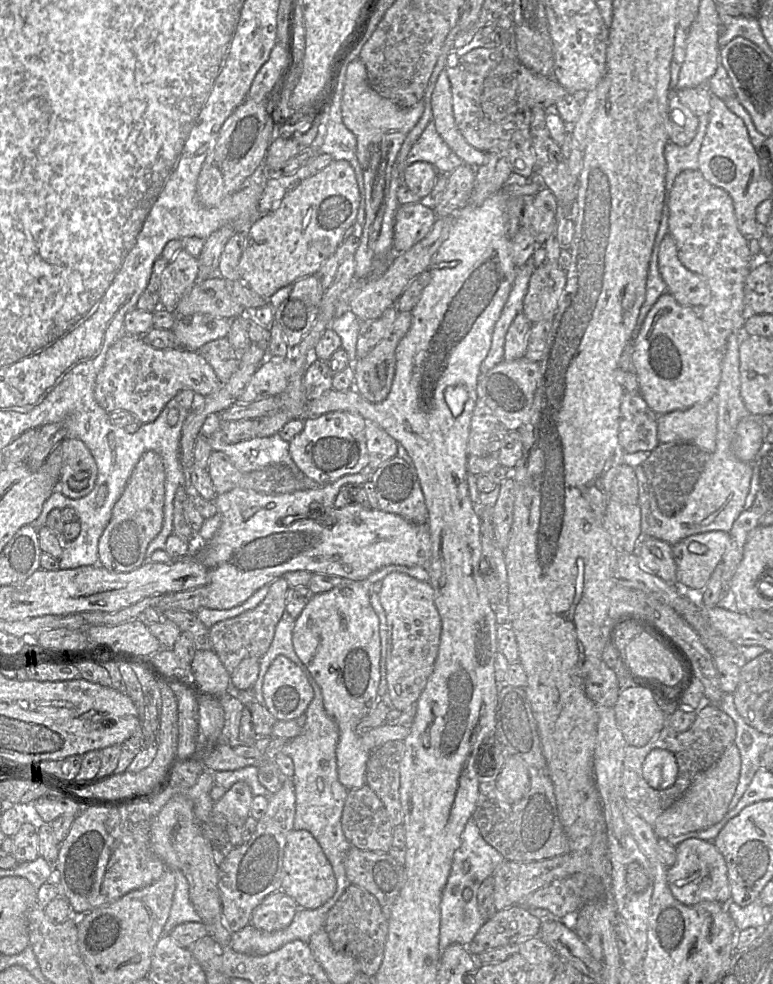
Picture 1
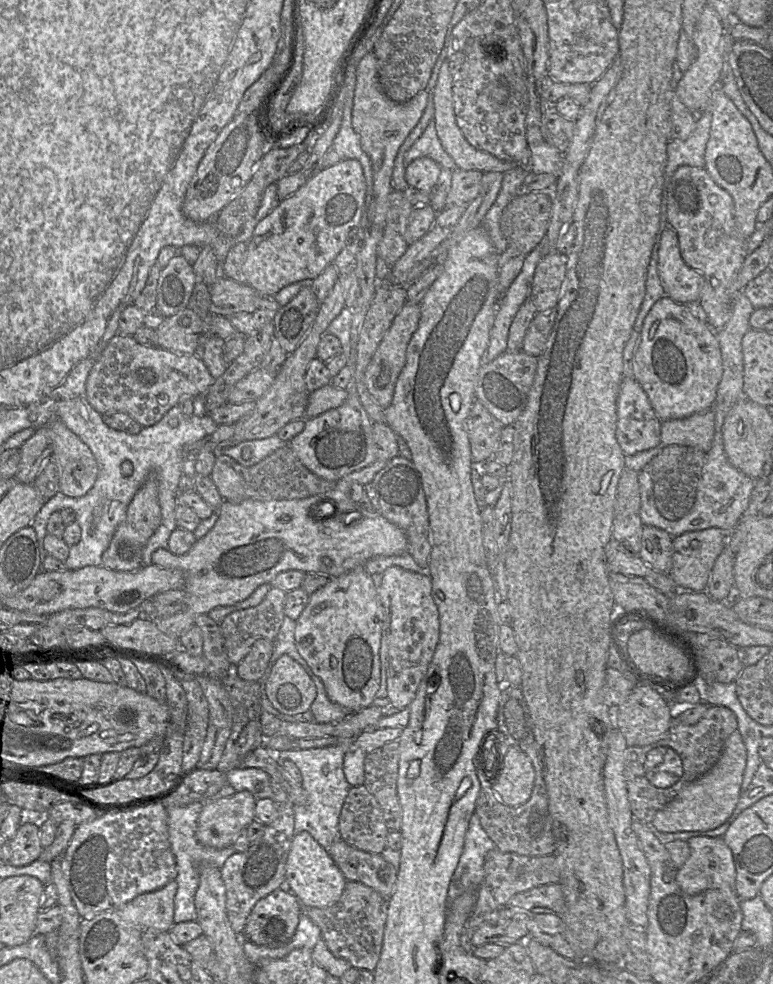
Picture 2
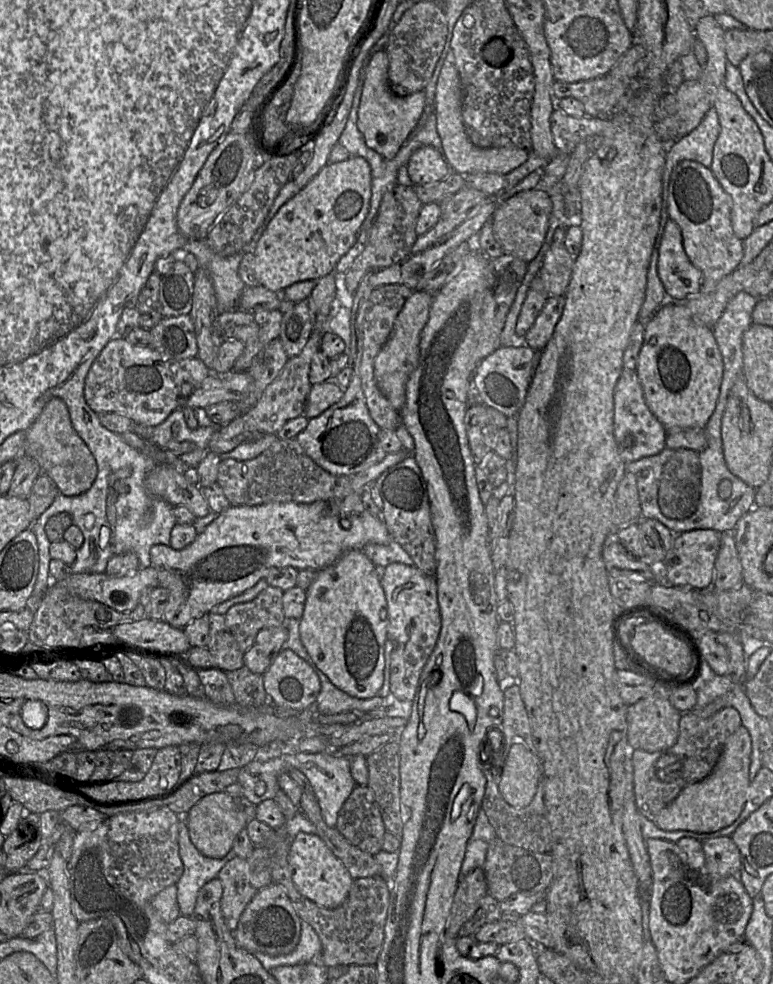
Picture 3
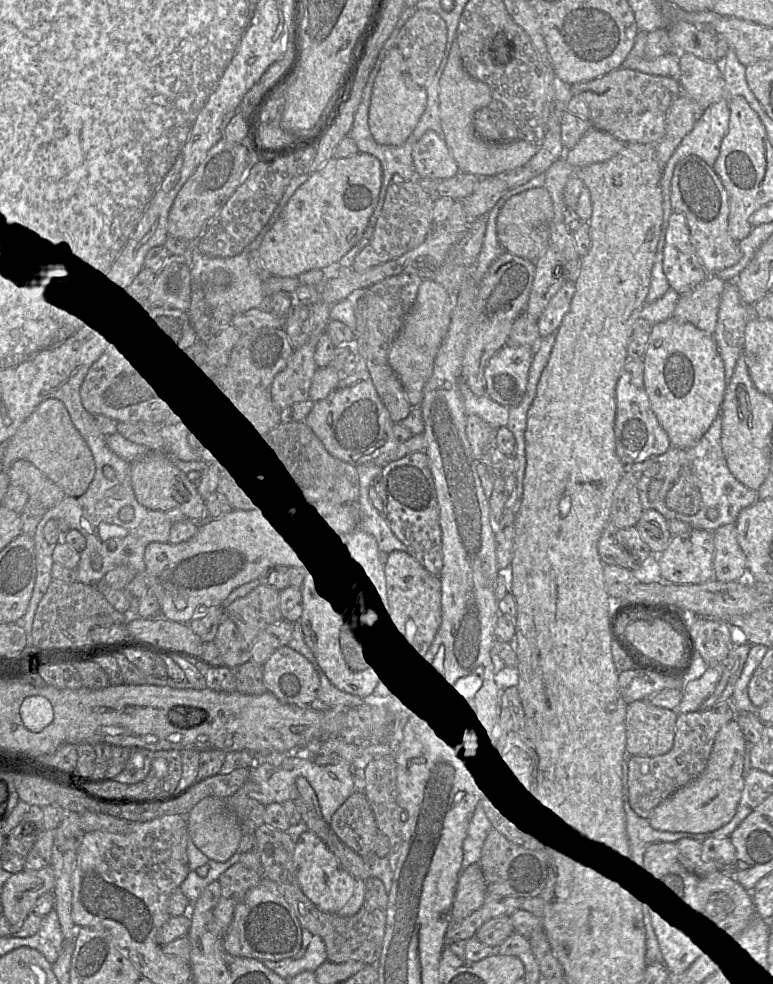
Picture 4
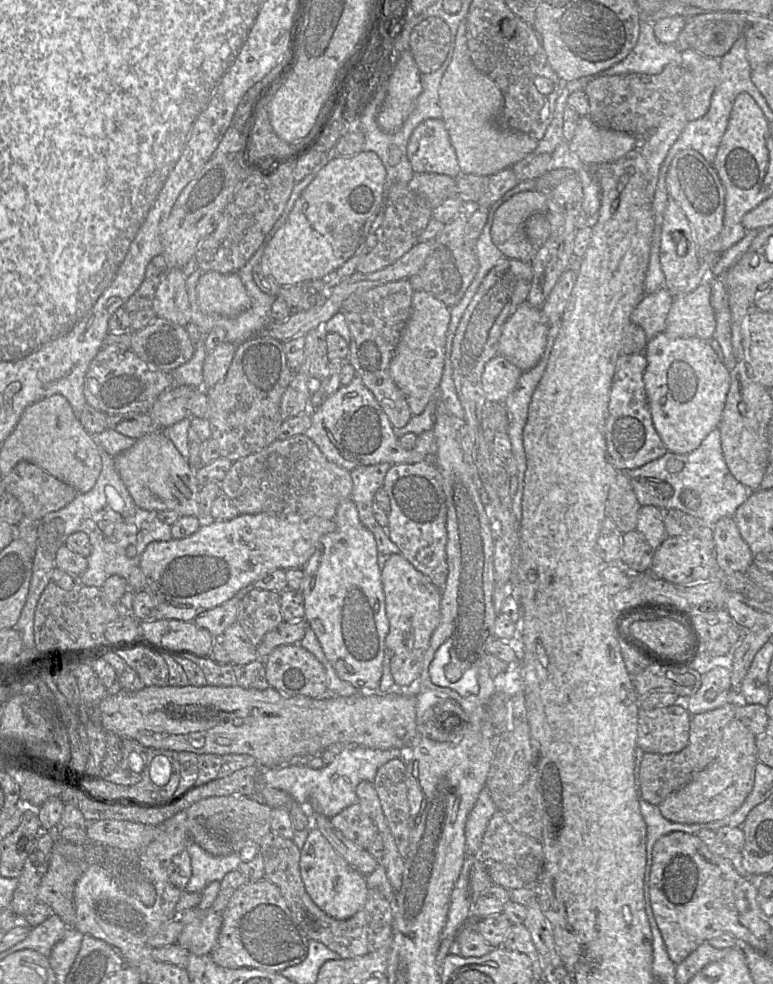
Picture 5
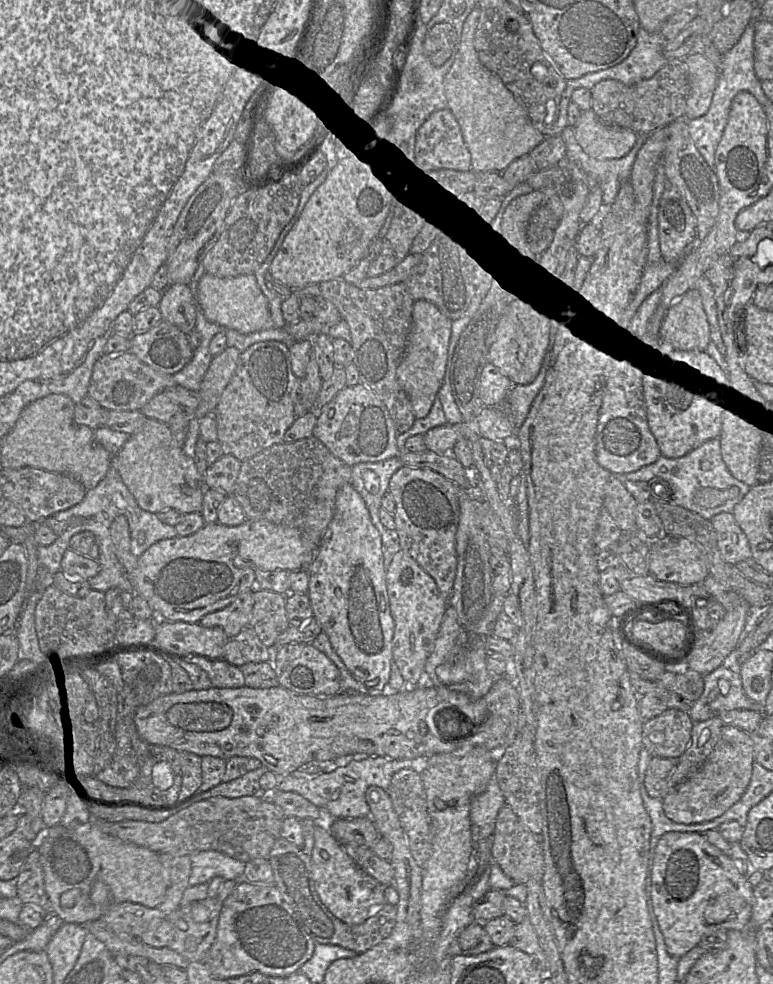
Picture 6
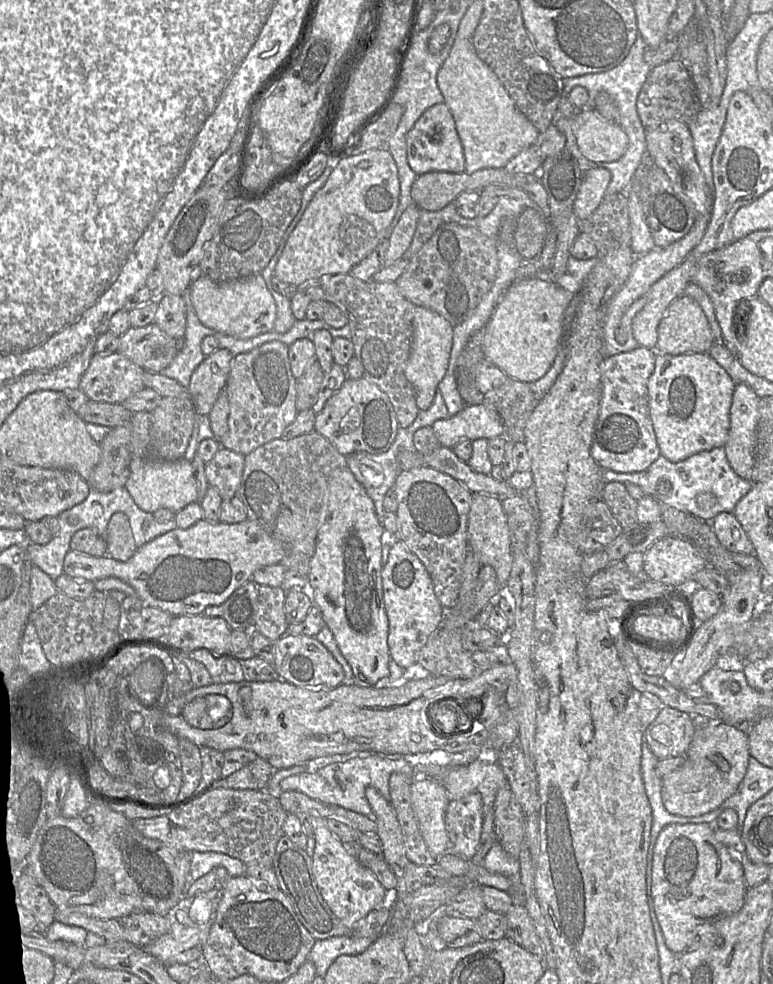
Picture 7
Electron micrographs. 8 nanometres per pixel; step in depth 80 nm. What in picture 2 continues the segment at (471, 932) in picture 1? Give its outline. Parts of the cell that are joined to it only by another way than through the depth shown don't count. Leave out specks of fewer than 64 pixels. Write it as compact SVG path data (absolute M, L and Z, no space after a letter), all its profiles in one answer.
M474 813L465 834L462 854L451 878L448 906L465 891L477 891L483 884L485 856L495 848L497 846L482 828L478 815Z

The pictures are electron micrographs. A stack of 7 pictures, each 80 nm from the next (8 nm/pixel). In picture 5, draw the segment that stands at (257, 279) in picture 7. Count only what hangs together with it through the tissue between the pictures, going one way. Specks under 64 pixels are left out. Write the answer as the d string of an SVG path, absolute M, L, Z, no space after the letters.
M205 272L197 283L200 309L209 315L235 316L251 305L251 299L237 273Z

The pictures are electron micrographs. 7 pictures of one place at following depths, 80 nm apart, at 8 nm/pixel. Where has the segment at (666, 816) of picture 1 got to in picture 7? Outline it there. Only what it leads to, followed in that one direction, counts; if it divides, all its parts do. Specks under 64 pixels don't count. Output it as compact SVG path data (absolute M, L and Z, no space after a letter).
M723 721L709 722L696 729L684 763L662 778L662 800L673 815L698 817L716 810L730 798L744 779L749 759L748 735Z

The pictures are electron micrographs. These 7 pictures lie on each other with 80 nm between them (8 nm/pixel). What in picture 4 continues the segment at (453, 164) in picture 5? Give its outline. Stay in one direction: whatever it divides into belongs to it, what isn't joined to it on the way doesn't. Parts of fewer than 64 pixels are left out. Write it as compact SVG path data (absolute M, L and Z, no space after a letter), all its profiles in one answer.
M433 130L426 131L413 144L411 156L419 179L444 180L459 171L444 138Z

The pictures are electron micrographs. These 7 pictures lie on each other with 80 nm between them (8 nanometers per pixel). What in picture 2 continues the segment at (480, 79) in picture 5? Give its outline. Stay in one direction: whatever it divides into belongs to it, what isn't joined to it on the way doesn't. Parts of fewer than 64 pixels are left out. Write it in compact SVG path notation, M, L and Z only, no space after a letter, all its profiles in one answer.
M447 59L443 62L440 72L438 75L438 79L436 82L436 85L434 87L434 95L433 95L433 101L434 101L434 116L433 120L435 121L435 128L438 135L438 138L444 148L444 150L449 154L449 156L453 159L455 162L456 168L463 169L463 170L478 170L481 172L489 172L489 171L496 171L504 173L515 166L521 166L517 165L514 162L506 161L503 159L499 159L496 156L492 155L491 153L481 151L473 147L464 137L463 133L461 132L460 128L457 125L455 113L454 113L454 107L453 107L453 93L452 93L452 75L449 69L449 62Z

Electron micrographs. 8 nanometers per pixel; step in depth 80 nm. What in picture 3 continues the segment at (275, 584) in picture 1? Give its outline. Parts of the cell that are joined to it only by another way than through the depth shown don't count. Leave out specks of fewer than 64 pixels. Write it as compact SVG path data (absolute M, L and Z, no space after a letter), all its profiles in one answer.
M268 586L249 602L235 604L225 614L225 624L240 651L245 653L260 630L284 625L282 597L285 591Z

